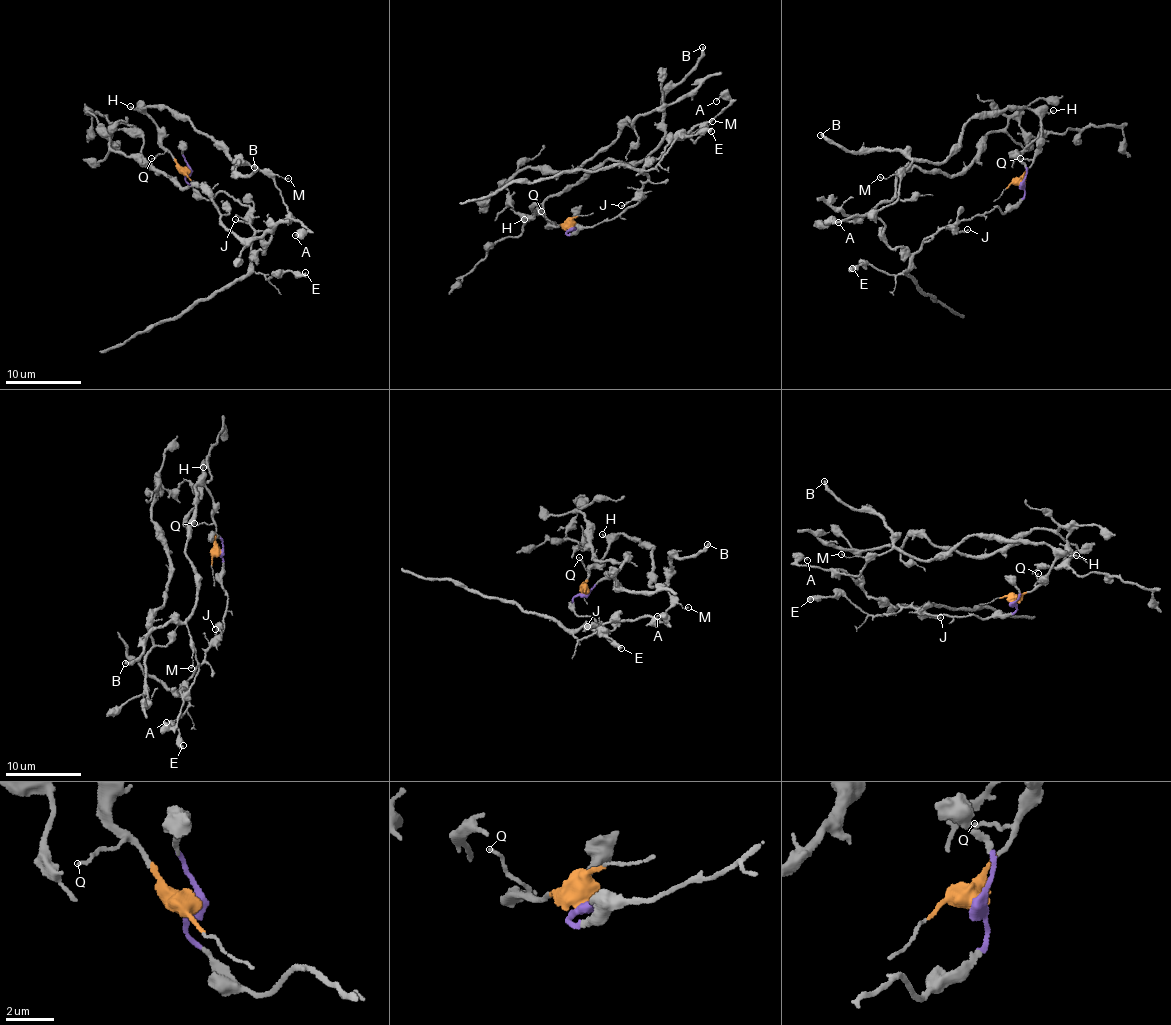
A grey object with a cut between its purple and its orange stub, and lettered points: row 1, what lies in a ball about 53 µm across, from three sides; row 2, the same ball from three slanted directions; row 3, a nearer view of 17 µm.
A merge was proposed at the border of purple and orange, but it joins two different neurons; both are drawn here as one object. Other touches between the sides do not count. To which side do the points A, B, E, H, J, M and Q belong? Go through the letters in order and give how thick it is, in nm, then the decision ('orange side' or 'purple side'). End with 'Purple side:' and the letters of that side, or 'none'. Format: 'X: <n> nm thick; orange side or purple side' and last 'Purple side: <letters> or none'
A: 150 nm thick; purple side
B: 320 nm thick; orange side
E: 400 nm thick; purple side
H: 140 nm thick; orange side
J: 140 nm thick; purple side
M: 120 nm thick; orange side
Q: 130 nm thick; orange side
Purple side: A, E, J

